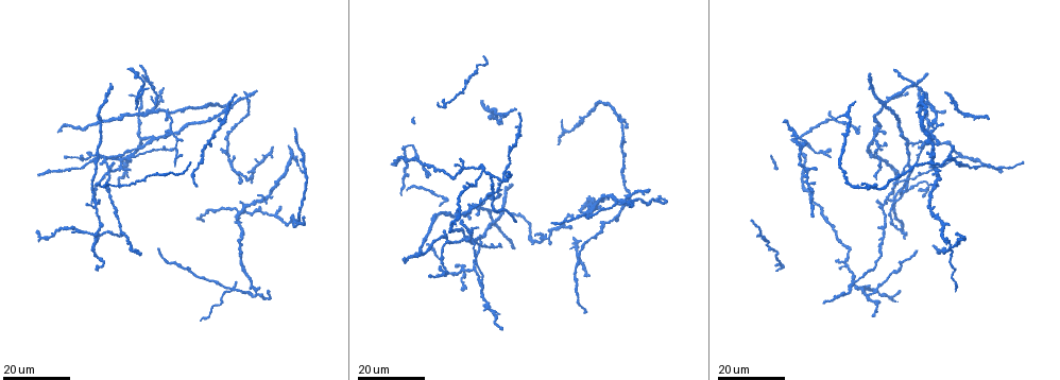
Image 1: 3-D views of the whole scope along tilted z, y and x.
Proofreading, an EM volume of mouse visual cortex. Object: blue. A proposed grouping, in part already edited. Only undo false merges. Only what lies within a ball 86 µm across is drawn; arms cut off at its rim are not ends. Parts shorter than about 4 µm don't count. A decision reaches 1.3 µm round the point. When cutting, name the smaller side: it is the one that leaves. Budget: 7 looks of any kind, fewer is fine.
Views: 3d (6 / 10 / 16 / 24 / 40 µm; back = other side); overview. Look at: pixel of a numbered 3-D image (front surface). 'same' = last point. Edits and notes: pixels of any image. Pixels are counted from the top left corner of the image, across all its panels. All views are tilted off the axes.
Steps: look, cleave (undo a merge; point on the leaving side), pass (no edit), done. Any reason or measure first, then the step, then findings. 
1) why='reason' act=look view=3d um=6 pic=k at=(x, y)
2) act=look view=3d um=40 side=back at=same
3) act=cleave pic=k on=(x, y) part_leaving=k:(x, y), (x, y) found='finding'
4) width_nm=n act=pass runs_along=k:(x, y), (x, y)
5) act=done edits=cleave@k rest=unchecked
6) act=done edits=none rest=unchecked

why='four or more arms meet' act=look view=3d um=16 pic=1 at=(231, 292)

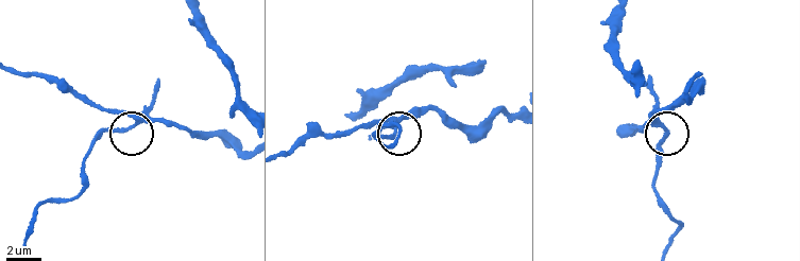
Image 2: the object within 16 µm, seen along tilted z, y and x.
why='zoom in' act=look view=3d um=10 pic=2 at=(658, 124)

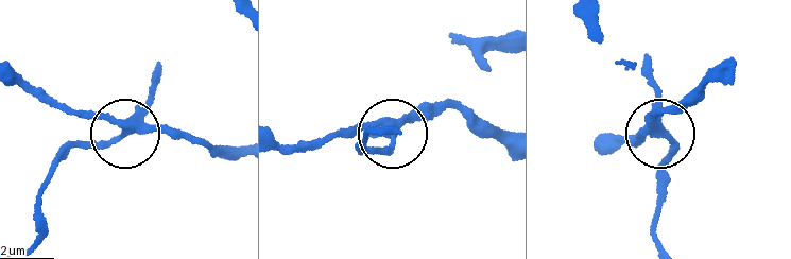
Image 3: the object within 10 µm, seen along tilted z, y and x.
side_arm_um=18 arms=4 act=cleave pic=3 on=(100, 148) found='a second neuron is stuck on'

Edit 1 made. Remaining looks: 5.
why='four arms meet' act=look view=3d um=16 pic=1 at=(262, 199)

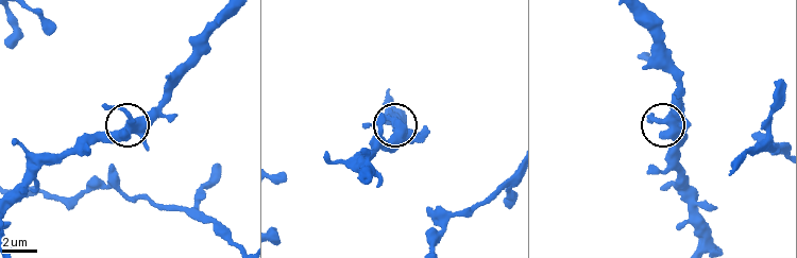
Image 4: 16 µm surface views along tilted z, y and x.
act=look view=3d um=6 pic=4 at=(130, 130)

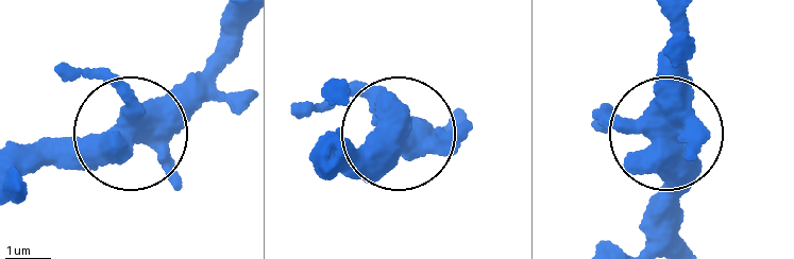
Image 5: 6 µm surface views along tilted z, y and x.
width_nm=510 act=pass found='one neuron here'

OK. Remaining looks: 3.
why='redraw' act=look view=overview

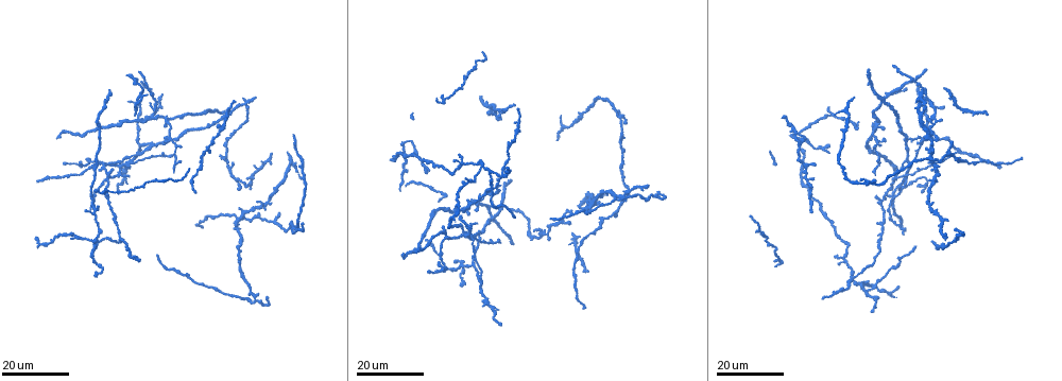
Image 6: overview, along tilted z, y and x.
act=look view=3d um=16 pic=6 at=(135, 164)

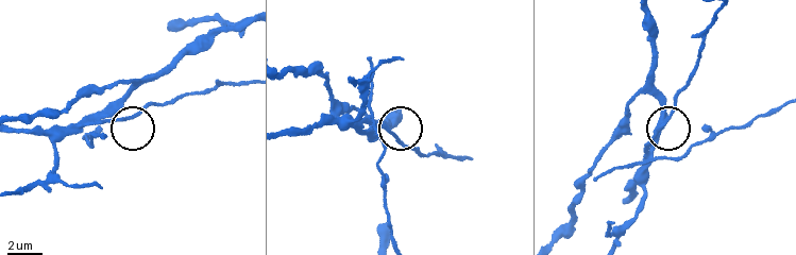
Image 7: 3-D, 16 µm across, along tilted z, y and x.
act=look view=3d um=10 pic=7 at=(389, 129)

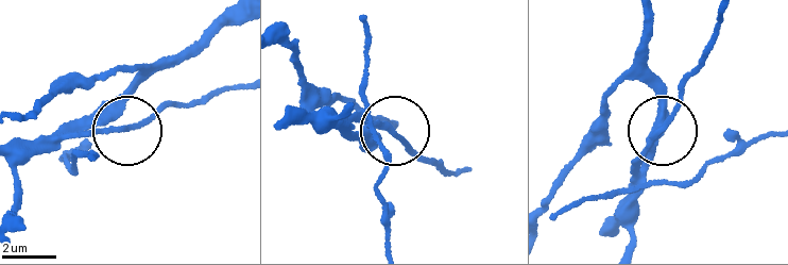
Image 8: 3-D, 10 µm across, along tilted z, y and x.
act=pass found='all the same neuron'

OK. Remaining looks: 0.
act=done edits=cleave@3 rest=unchecked

